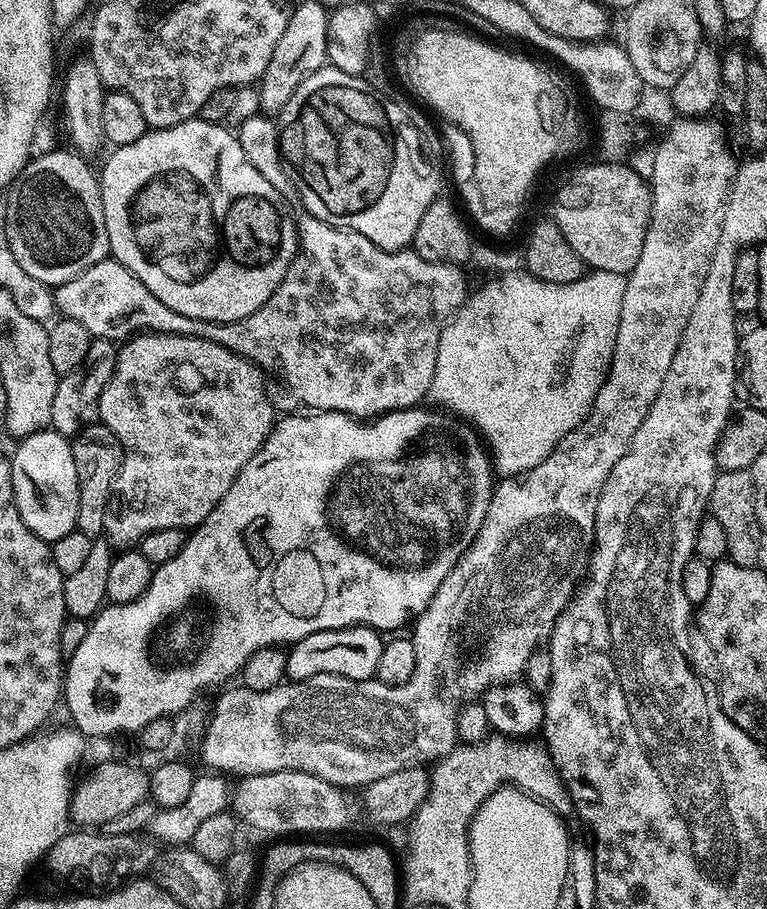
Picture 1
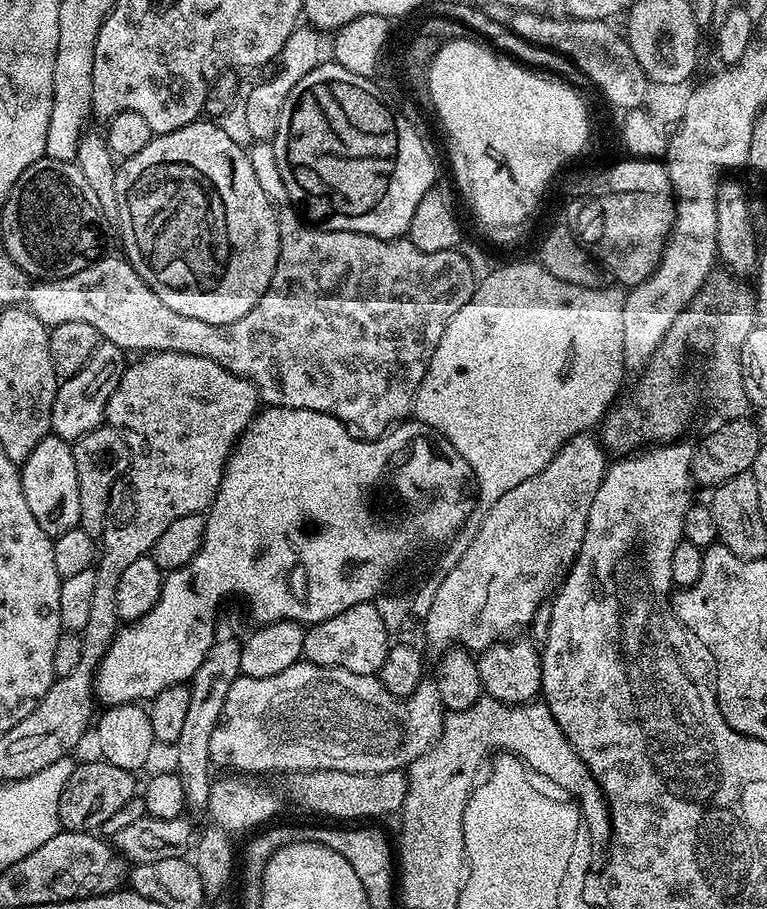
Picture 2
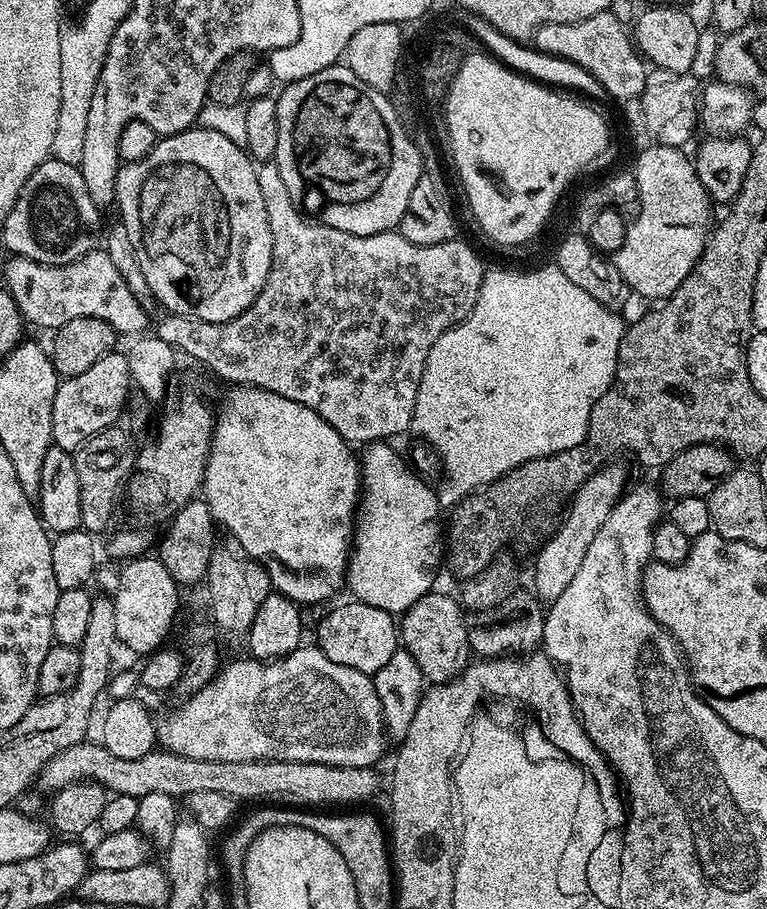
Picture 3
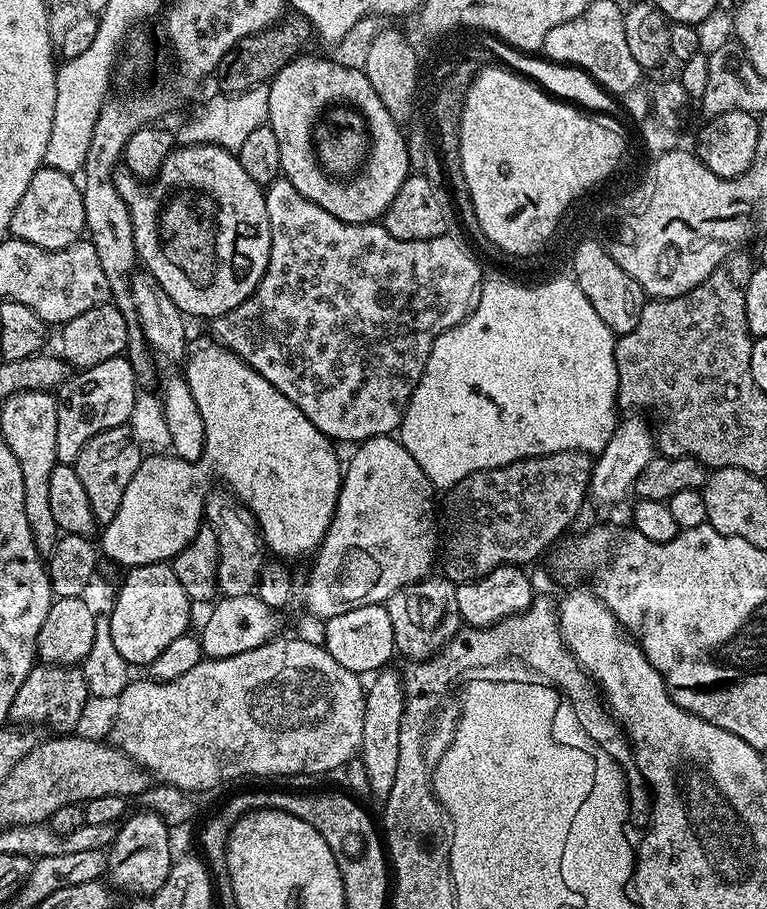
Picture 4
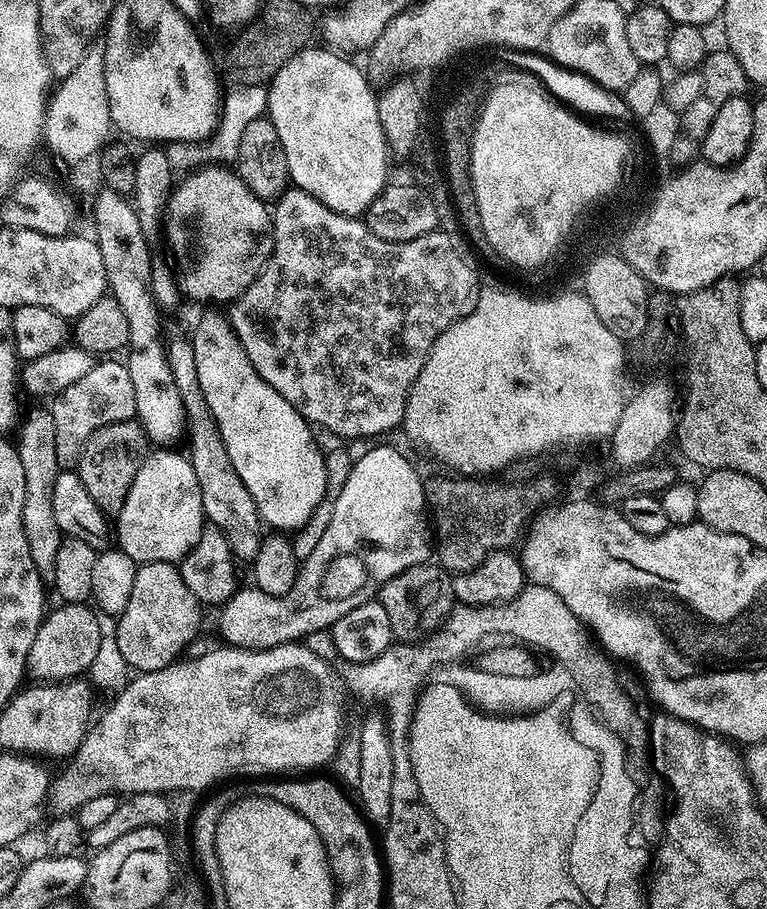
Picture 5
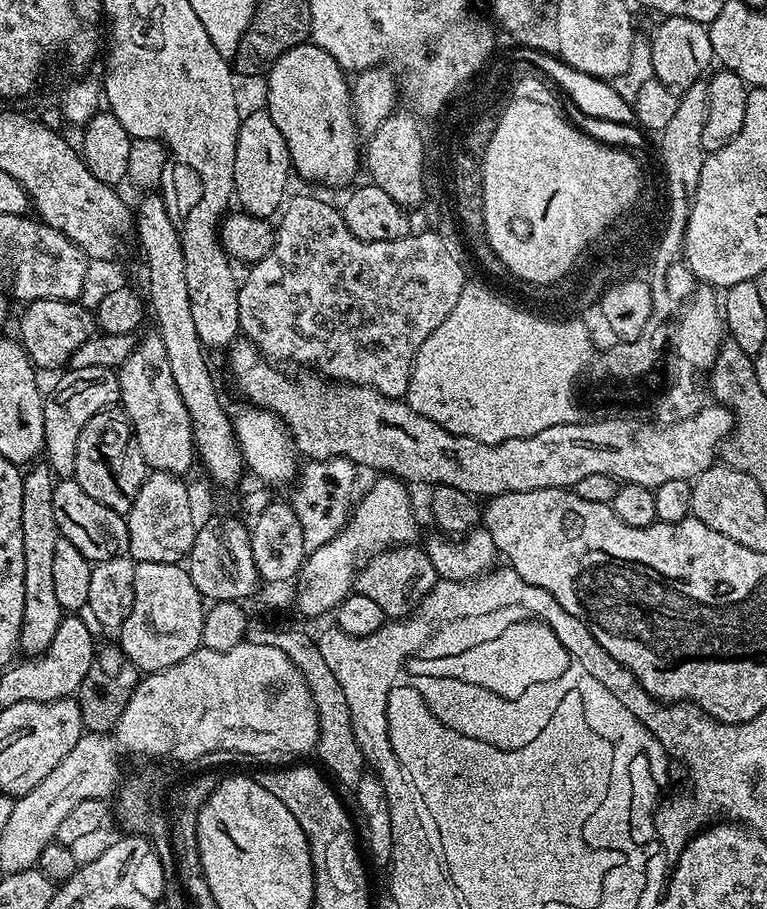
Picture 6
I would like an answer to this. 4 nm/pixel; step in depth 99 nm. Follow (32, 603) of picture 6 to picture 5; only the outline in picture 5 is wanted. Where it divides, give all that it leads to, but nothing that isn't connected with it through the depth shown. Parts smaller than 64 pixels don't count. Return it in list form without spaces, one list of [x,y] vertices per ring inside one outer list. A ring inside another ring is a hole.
[[[47,407],[36,408],[27,416],[28,413],[19,425],[18,433],[20,432],[20,437],[15,437],[14,440],[18,450],[18,458],[22,458],[22,470],[26,477],[26,502],[22,502],[22,526],[26,530],[26,546],[30,546],[30,558],[34,558],[34,566],[40,577],[48,582],[51,581],[54,574],[54,561],[58,559],[58,546],[62,539],[58,521],[54,518],[54,482],[62,469],[54,447],[54,418],[51,411]]]

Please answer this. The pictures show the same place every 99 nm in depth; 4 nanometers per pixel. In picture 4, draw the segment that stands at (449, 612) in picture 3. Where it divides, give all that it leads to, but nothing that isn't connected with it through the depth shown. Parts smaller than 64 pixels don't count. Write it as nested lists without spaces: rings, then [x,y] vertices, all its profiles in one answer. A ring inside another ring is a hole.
[[[440,574],[429,575],[398,589],[386,601],[386,607],[390,614],[390,626],[394,626],[396,652],[404,655],[408,662],[429,660],[445,644],[449,644],[462,627],[456,585]]]

